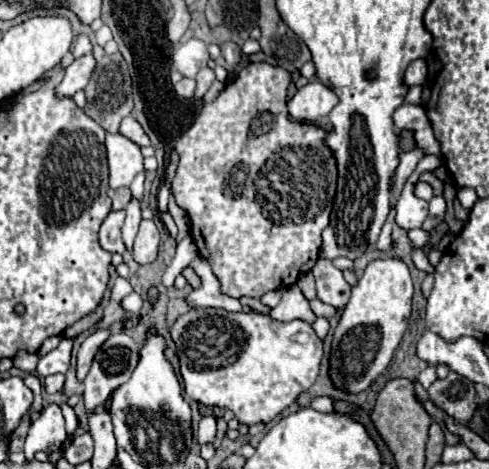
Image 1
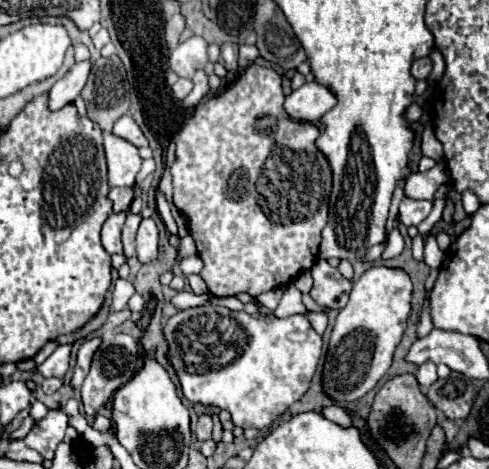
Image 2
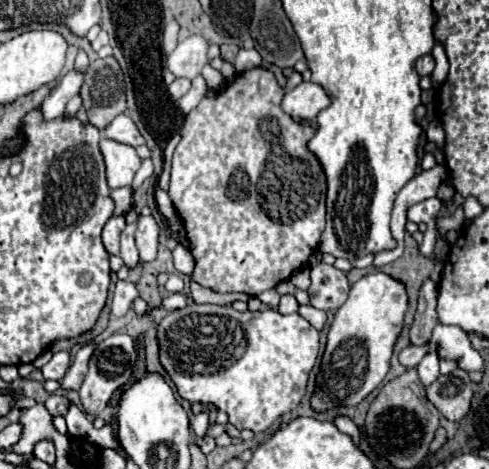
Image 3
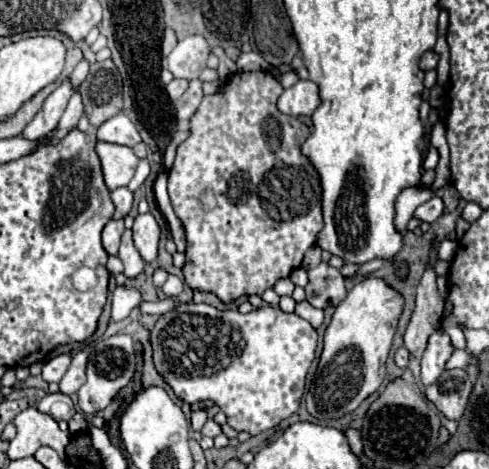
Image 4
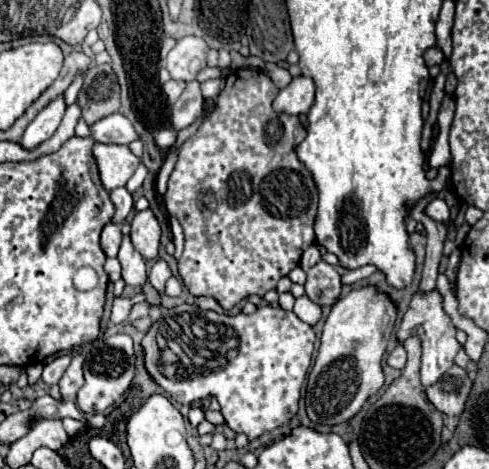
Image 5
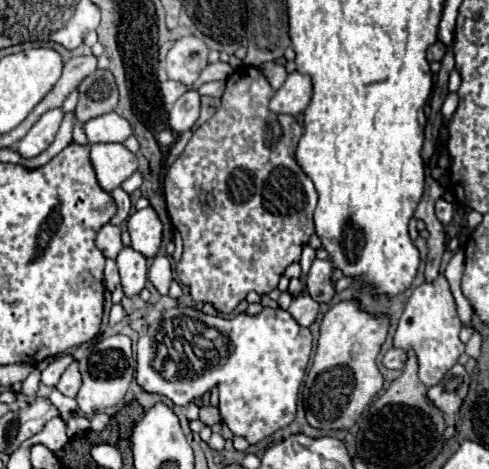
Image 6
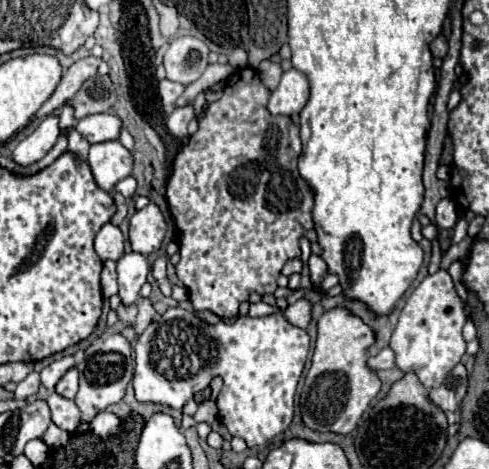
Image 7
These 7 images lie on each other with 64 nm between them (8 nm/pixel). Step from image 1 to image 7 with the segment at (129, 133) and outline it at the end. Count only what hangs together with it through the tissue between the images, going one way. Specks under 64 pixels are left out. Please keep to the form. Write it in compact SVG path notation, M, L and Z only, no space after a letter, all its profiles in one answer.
M90 114L78 120L76 130L80 132L82 138L86 138L90 144L92 142L108 142L108 140L118 140L122 122L118 116L112 114Z

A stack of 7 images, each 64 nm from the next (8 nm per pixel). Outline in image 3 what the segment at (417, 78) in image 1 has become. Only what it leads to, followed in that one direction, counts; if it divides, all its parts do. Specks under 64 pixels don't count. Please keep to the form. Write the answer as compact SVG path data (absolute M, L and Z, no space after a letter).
M426 54L426 56L418 58L418 62L416 62L416 70L418 70L420 76L428 76L428 74L432 74L432 70L434 70L434 58L432 58L432 54Z

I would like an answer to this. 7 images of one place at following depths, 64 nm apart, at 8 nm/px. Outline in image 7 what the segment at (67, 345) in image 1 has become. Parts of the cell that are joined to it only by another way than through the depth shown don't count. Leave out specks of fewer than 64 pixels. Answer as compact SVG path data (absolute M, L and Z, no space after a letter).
M64 356L64 358L60 358L60 360L54 360L52 364L48 364L42 372L40 372L40 376L42 376L42 386L46 386L48 390L52 390L56 384L58 384L58 380L66 374L66 370L70 370L74 366L74 356Z

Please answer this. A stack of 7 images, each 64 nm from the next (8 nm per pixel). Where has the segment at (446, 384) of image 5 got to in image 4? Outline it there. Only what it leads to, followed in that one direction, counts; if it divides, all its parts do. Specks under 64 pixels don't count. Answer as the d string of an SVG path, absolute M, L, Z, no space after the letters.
M446 370L440 380L426 388L426 398L448 418L460 420L464 408L468 404L468 396L472 392L472 382L466 370Z

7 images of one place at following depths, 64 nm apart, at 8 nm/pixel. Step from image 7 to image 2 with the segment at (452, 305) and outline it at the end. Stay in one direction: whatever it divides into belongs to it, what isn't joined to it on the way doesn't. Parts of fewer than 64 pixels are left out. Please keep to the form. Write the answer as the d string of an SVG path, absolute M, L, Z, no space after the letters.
M434 362L420 364L418 370L416 370L416 378L420 382L420 388L426 390L430 384L434 384L438 380L438 376L436 376L436 364Z

